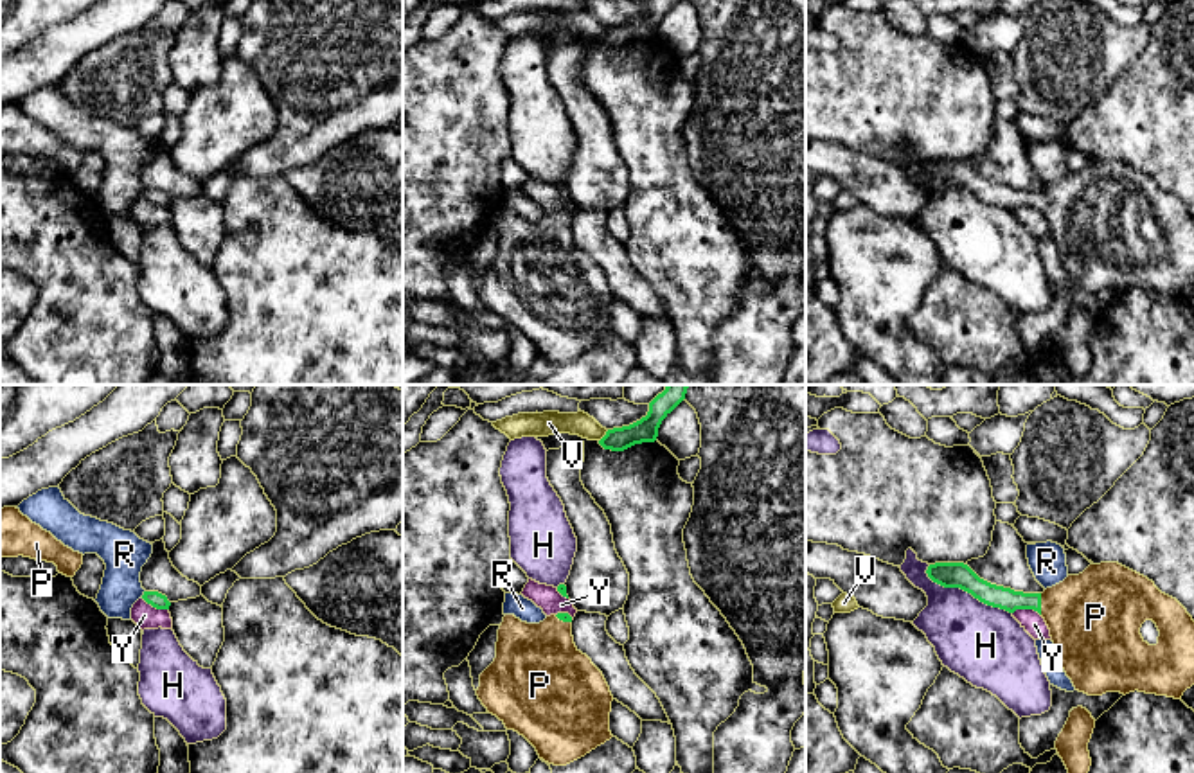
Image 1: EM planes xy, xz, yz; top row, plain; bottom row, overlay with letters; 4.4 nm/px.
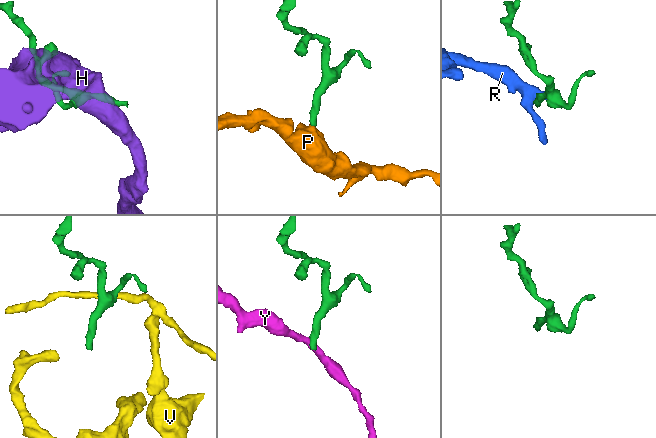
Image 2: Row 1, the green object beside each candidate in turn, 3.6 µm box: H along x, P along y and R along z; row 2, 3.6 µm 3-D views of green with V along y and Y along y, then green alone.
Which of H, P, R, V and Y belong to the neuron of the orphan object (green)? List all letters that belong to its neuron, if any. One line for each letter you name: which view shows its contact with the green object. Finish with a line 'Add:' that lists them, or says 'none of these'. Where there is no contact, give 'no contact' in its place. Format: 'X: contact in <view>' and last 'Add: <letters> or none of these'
P: contact in yz
Add: P

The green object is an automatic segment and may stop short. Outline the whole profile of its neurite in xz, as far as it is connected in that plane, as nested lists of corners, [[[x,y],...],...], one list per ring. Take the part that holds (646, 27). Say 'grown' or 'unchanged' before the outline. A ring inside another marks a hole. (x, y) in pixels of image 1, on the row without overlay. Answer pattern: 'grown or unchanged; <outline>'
unchanged; [[[649,0],[649,9],[640,18],[608,27],[599,38],[604,47],[624,49],[635,41],[655,40],[658,34],[658,25],[662,18],[678,4],[680,0]]]

